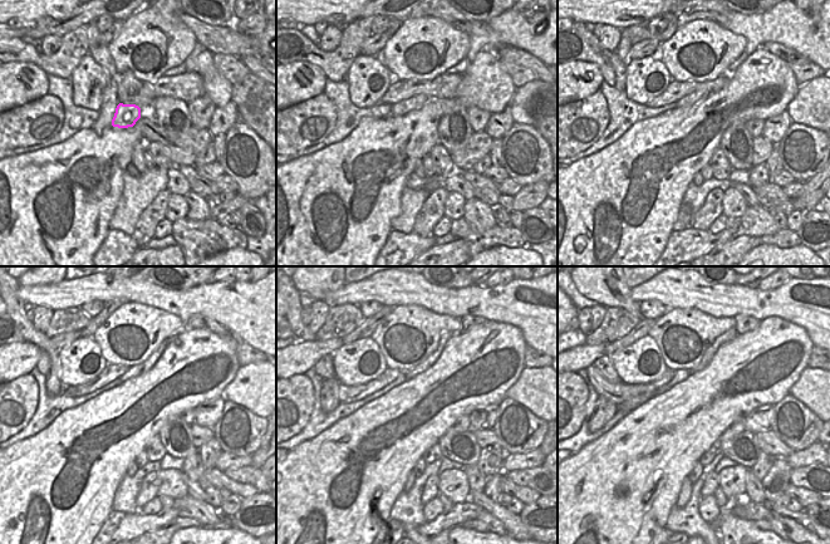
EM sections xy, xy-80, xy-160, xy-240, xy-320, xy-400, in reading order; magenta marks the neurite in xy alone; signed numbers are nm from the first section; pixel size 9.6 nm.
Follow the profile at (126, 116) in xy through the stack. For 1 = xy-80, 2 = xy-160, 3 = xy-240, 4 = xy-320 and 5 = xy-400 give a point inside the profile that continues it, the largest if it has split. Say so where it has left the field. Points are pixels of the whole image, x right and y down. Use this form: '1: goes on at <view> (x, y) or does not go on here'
1: goes on at xy-80 (401, 108)
2: goes on at xy-160 (696, 97)
3: goes on at xy-240 (137, 369)
4: goes on at xy-320 (433, 357)
5: goes on at xy-400 (730, 334)

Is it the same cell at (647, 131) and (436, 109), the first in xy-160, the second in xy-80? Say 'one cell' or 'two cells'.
one cell

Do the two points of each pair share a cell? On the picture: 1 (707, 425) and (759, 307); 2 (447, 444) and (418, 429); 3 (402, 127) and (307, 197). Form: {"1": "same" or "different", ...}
{"1": "different", "2": "different", "3": "same"}

